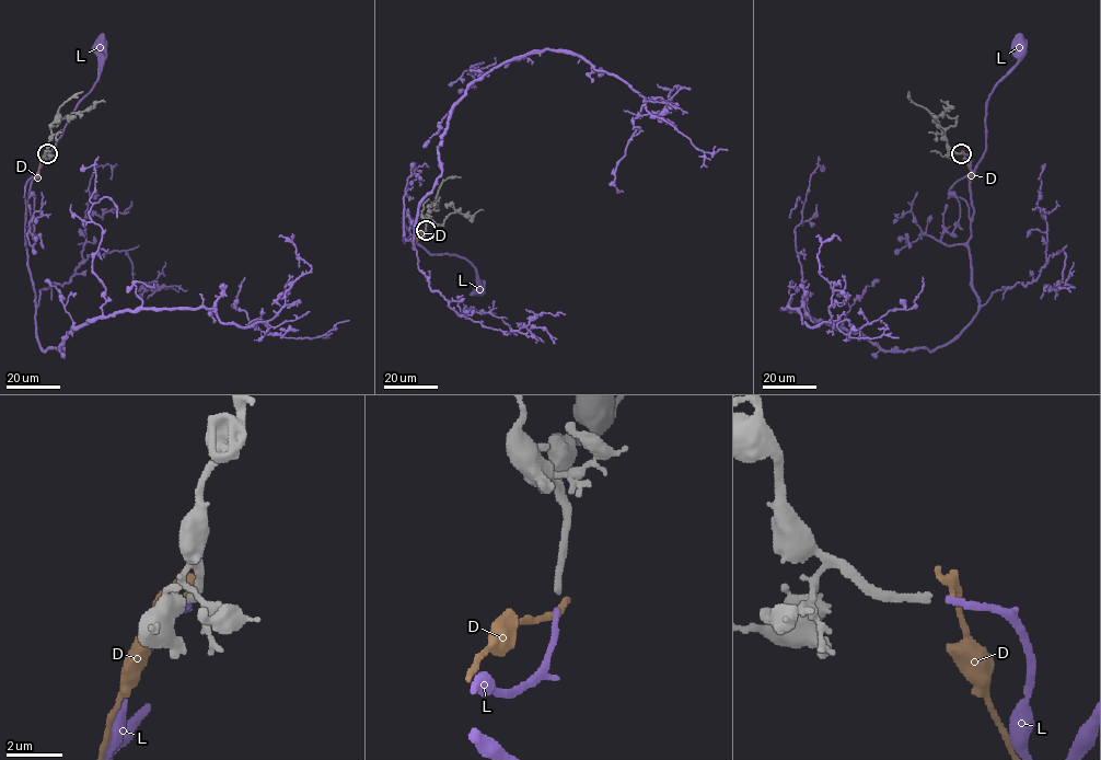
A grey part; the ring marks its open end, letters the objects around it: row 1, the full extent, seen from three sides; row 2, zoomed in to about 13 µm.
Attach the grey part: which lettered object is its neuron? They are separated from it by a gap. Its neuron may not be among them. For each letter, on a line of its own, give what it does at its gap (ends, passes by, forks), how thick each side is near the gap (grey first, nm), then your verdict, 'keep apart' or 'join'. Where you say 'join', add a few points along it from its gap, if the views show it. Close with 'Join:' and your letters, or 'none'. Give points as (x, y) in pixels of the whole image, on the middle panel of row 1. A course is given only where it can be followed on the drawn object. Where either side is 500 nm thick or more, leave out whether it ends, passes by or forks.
D: it ends | 280/360 nm | keep apart
L: it ends | 280/200 nm | join | via (425, 231), (416, 242), (429, 254), (464, 257), (475, 268), (476, 280), (484, 285), (478, 288)
Join: L

